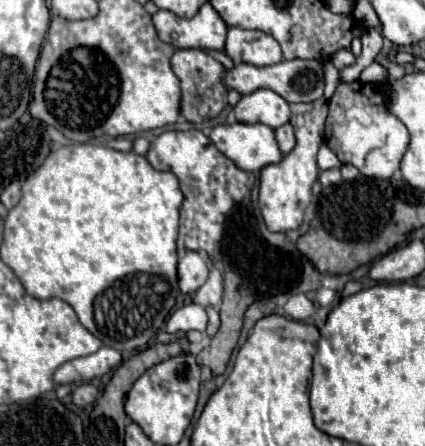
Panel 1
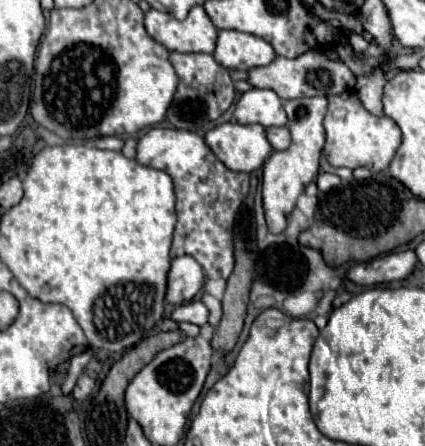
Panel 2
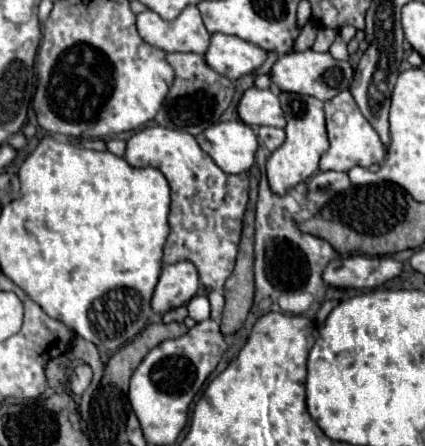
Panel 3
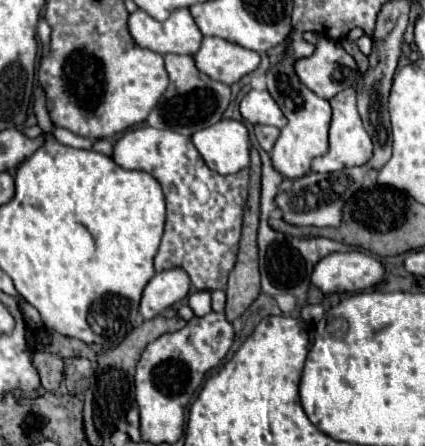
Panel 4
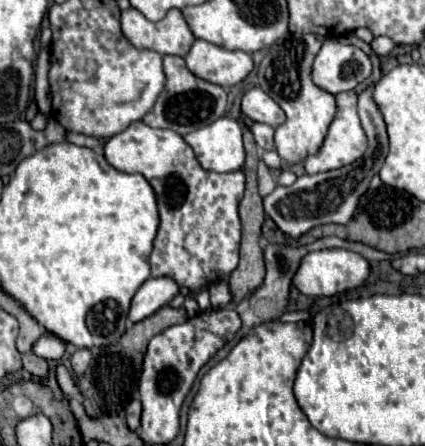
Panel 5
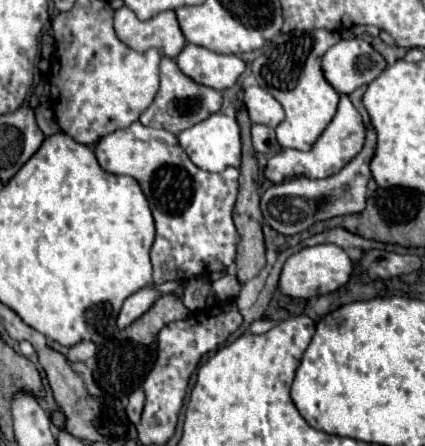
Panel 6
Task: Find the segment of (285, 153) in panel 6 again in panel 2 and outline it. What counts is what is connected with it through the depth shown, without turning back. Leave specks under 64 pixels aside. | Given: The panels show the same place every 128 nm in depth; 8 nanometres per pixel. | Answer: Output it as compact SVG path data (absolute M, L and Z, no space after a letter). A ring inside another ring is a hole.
M342 92L328 98L328 114L324 118L326 128L326 146L324 154L328 156L328 162L332 166L346 166L346 168L358 168L364 166L368 170L386 170L392 162L392 156L396 154L396 148L400 148L400 128L398 124L388 116L374 116L370 114L362 104L356 92Z

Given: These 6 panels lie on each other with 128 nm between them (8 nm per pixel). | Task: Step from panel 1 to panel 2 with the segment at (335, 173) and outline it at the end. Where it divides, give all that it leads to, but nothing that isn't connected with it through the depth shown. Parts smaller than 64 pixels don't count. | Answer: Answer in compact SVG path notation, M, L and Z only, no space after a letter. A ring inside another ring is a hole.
M320 172L320 174L318 174L318 180L316 180L320 192L332 190L332 188L340 186L340 182L342 182L342 180L340 180L336 174L330 174L330 172Z

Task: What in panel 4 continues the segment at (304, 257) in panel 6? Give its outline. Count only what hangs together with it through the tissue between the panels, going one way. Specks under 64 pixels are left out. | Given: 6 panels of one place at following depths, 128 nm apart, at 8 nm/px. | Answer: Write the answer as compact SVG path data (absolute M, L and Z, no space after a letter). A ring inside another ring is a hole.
M358 250L328 254L312 272L312 284L322 292L362 292L382 282L382 278L382 262Z

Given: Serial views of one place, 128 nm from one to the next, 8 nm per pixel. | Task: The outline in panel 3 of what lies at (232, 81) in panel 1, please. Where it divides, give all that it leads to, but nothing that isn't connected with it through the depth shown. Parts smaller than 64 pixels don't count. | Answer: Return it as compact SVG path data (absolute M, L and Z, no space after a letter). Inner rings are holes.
M314 50L278 56L278 60L270 68L270 80L274 86L278 86L278 90L294 92L294 94L306 94L306 96L314 96L318 100L330 100L336 94L340 94L342 90L348 90L352 76L354 76L354 70L348 62L334 60L330 56L330 52L320 54Z

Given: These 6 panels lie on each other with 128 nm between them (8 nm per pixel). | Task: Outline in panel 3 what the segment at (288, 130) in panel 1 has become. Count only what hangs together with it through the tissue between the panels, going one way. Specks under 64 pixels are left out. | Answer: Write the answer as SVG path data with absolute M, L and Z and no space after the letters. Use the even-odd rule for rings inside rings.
M260 126L258 130L258 136L260 136L260 142L270 150L274 152L278 146L282 146L282 142L286 140L286 134L282 128L274 128L274 126Z

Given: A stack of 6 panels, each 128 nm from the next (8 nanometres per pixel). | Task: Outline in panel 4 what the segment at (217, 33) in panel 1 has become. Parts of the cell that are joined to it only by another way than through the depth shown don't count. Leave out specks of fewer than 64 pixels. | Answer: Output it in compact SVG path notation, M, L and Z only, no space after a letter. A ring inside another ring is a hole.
M188 8L172 12L164 22L154 20L144 10L136 10L130 14L128 26L136 44L158 54L196 54L204 38Z

